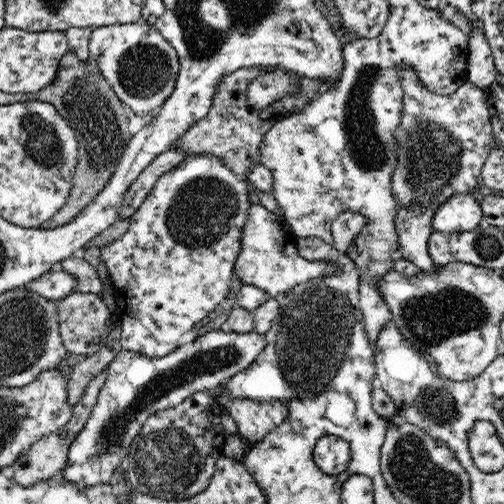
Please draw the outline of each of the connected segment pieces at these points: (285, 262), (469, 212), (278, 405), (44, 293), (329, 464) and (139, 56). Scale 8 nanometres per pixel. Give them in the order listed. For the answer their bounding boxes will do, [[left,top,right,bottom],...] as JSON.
[[234,203,339,299],[434,194,483,233],[224,398,288,442],[25,271,77,303],[313,435,351,475],[89,22,179,116]]

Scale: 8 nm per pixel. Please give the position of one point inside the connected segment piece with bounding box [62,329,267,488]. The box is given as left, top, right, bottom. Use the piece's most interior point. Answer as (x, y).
(136, 387)

